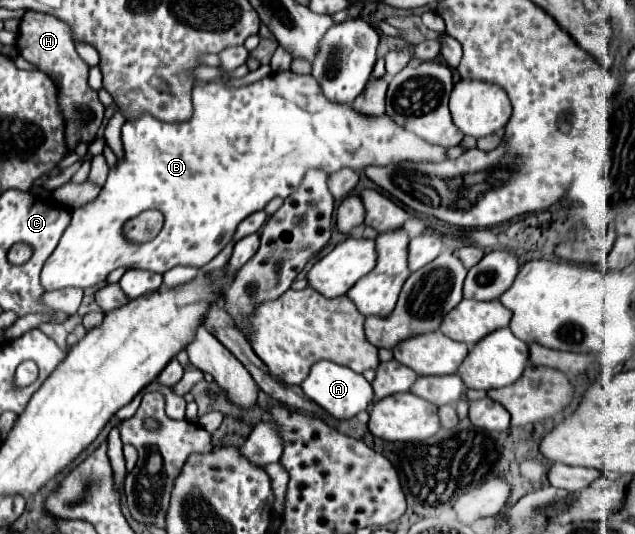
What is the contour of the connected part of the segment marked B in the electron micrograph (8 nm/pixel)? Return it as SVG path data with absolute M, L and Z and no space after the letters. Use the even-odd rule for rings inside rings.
M243 46L225 48L219 52L219 60L221 74L203 86L195 86L191 92L191 120L163 122L151 114L141 114L125 122L121 134L125 154L109 170L105 190L101 190L101 194L85 208L73 210L67 232L41 270L43 288L59 290L69 286L99 286L117 268L149 270L157 274L165 274L179 264L201 268L229 244L241 220L257 210L263 210L267 202L277 196L285 200L295 194L307 170L323 170L327 176L331 176L341 168L363 170L369 164L391 164L399 160L439 162L445 158L455 158L463 152L461 146L431 146L397 124L391 124L387 116L379 116L379 120L367 120L367 116L355 116L351 106L339 108L339 104L331 104L323 96L313 76L281 72L247 86L227 86L231 72L247 60L247 50ZM149 208L155 208L165 216L163 230L151 242L135 244L127 240L123 236L123 224Z

